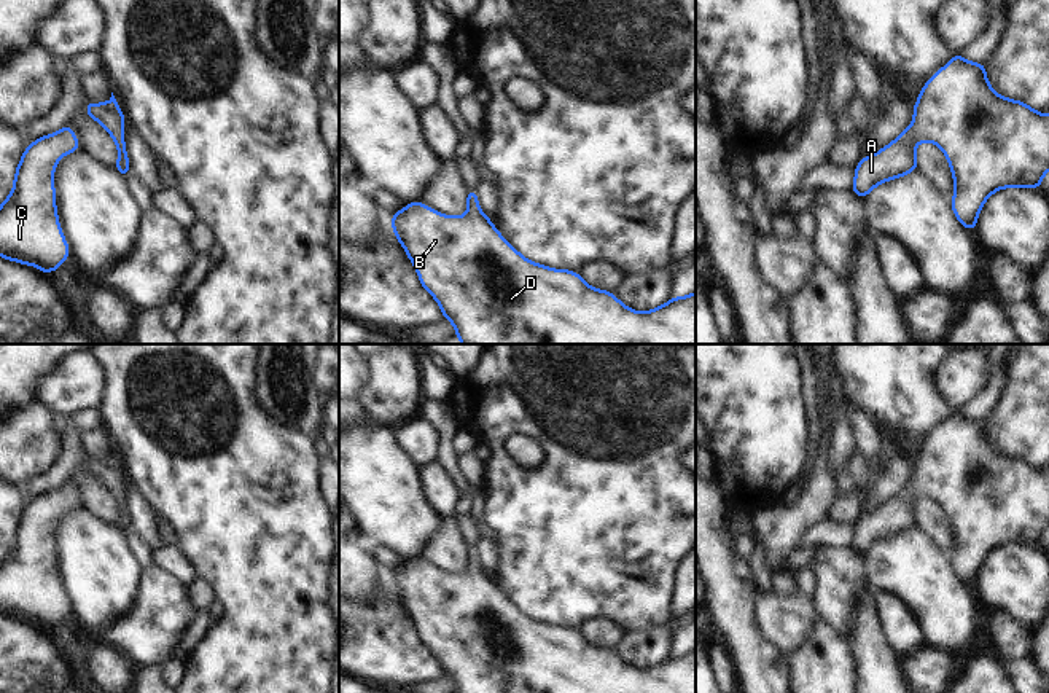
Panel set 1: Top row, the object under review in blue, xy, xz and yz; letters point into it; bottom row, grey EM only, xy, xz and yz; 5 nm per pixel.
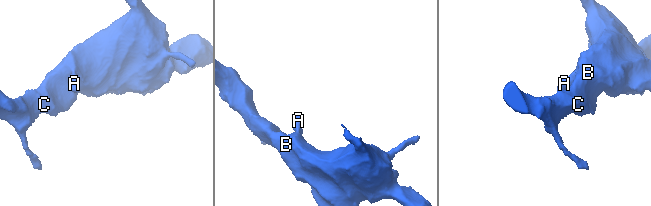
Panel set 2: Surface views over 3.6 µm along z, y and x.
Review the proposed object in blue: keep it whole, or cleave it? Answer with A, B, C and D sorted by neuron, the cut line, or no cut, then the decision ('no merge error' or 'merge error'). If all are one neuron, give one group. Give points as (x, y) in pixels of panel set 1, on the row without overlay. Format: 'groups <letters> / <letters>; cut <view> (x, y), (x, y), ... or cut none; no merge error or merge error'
groups A B C D; cut none; no merge error

